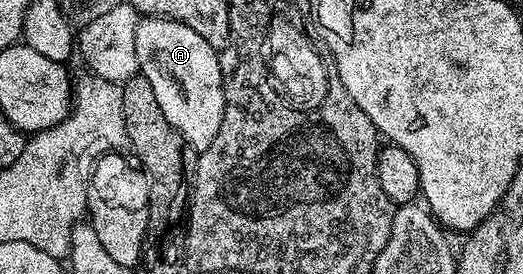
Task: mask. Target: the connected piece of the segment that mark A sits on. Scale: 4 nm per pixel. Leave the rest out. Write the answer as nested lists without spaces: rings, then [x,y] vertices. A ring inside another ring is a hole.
[[[143,16],[137,24],[137,64],[139,74],[149,80],[149,88],[153,88],[153,96],[157,96],[165,120],[181,132],[192,151],[207,150],[223,119],[219,51],[205,44],[205,40],[185,24],[171,18]]]

